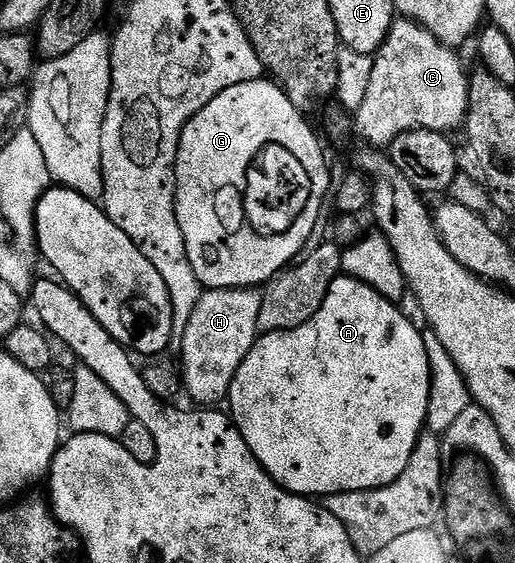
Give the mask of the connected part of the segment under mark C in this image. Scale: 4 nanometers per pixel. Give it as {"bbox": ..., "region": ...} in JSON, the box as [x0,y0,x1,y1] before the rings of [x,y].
{"bbox":[355,19,469,147],"region":[[[412,19],[394,20],[387,39],[373,57],[371,84],[367,87],[363,107],[355,111],[355,133],[369,147],[387,147],[399,135],[416,129],[452,134],[452,129],[460,130],[464,126],[465,117],[469,114],[469,76],[467,68],[457,57],[456,48],[444,45],[431,35],[431,31]]]}

